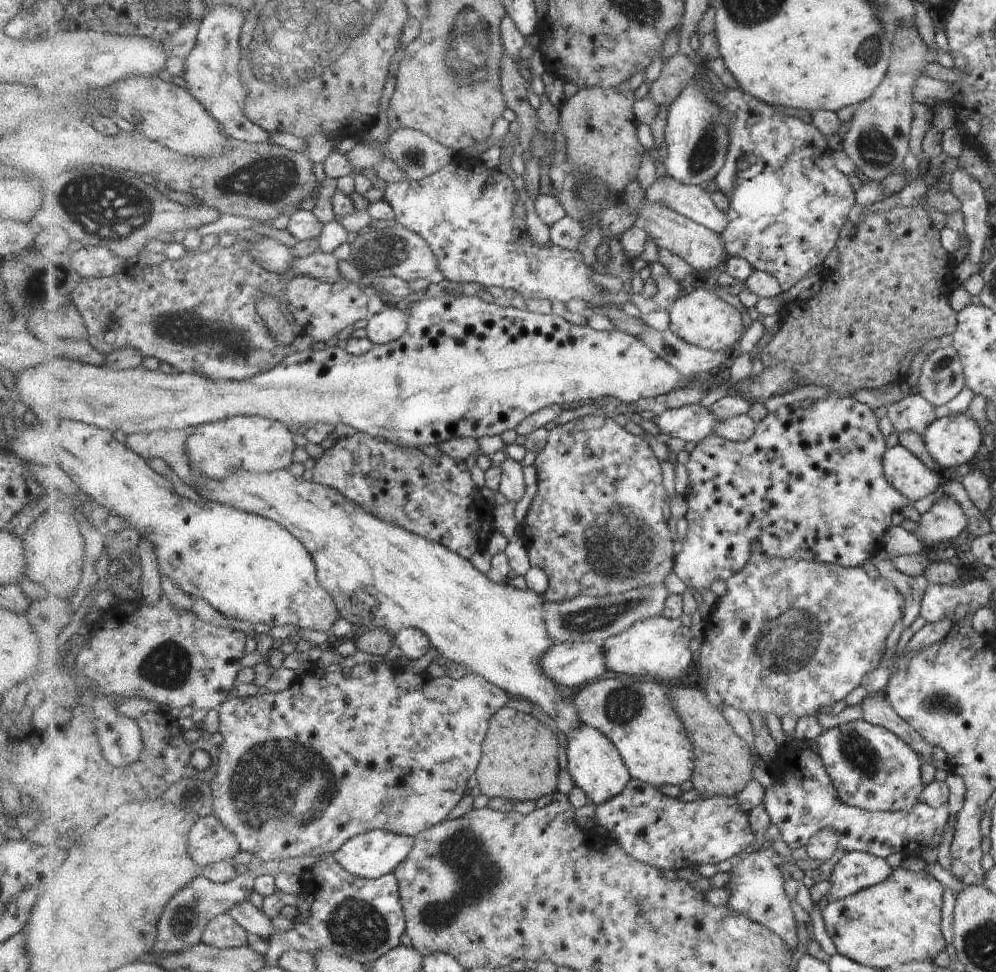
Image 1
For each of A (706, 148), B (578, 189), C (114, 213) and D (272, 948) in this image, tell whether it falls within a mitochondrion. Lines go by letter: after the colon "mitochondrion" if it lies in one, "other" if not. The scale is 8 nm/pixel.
A: mitochondrion
B: other
C: mitochondrion
D: other

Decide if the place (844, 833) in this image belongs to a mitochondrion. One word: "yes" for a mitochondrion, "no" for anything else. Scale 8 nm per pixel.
no

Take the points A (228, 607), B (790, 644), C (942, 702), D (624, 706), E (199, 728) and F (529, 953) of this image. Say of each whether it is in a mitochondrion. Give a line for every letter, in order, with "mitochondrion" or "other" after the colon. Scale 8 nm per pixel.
A: other
B: mitochondrion
C: mitochondrion
D: mitochondrion
E: other
F: other

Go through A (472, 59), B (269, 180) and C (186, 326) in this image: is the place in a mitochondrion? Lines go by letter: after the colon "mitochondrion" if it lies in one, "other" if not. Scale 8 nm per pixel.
A: mitochondrion
B: mitochondrion
C: mitochondrion

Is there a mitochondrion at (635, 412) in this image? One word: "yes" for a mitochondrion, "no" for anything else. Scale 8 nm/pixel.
no

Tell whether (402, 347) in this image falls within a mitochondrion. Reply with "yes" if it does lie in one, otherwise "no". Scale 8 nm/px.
no

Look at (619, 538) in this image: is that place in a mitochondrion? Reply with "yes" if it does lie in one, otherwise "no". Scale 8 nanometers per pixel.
yes

